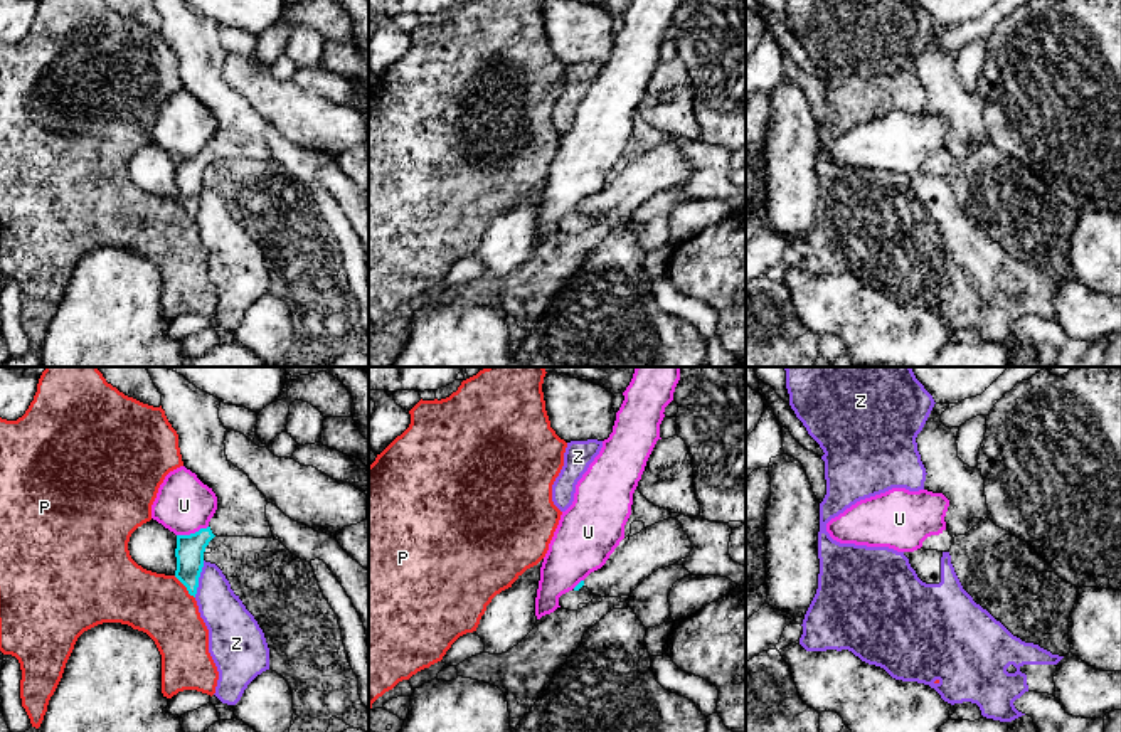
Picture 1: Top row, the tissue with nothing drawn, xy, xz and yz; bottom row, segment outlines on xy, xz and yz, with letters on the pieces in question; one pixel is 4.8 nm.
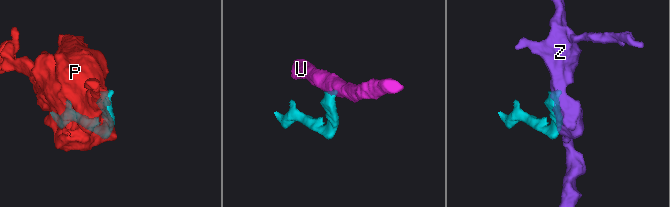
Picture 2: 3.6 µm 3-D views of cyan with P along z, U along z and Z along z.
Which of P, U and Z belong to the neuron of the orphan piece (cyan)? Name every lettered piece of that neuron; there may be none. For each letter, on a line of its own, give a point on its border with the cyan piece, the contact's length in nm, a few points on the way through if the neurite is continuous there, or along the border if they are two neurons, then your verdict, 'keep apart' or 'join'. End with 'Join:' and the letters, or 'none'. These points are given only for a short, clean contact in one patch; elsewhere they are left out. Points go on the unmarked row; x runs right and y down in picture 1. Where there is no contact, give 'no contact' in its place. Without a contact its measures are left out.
P: meets cyan in xy at (185, 209); contact 150 nm long; border along xy (174, 199), (194, 221); keep apart
U: meets cyan in xy at (192, 157); contact 160 nm long; border along xy (207, 148), (177, 159); keep apart
Z: meets cyan in xy at (197, 202); contact 180 nm long; keep apart
Join: none

